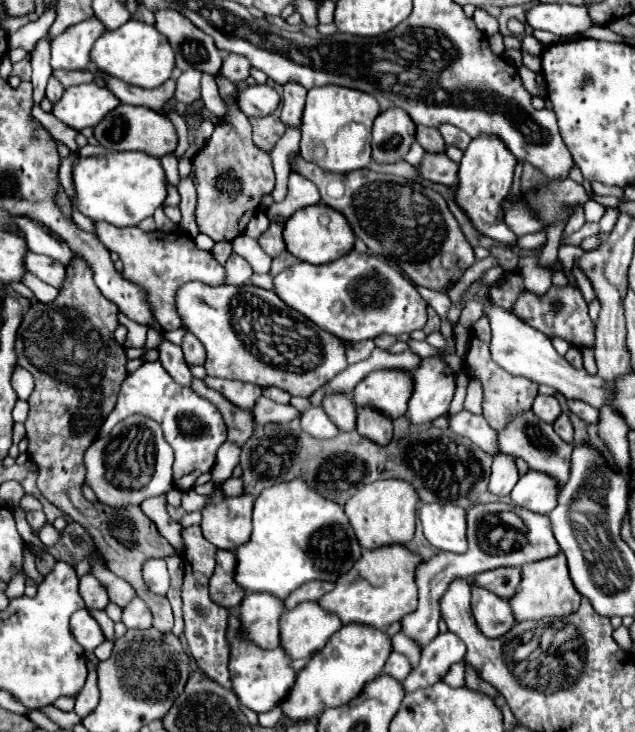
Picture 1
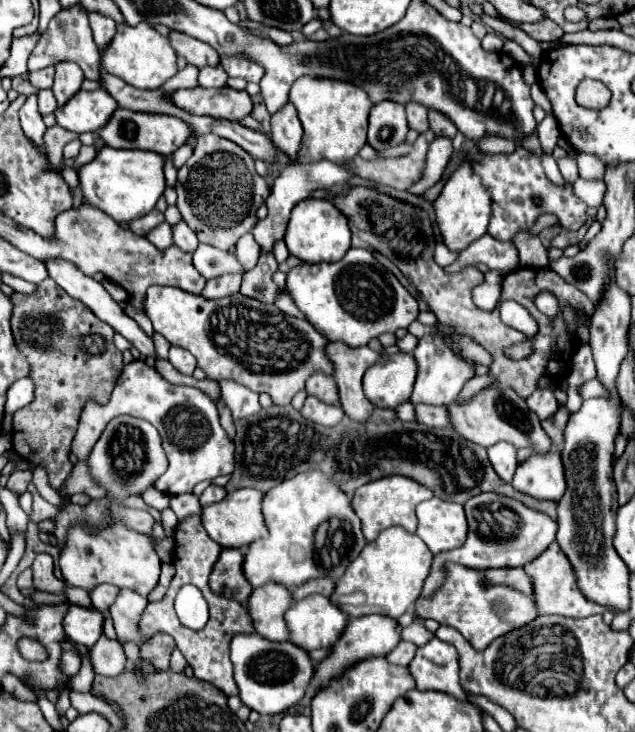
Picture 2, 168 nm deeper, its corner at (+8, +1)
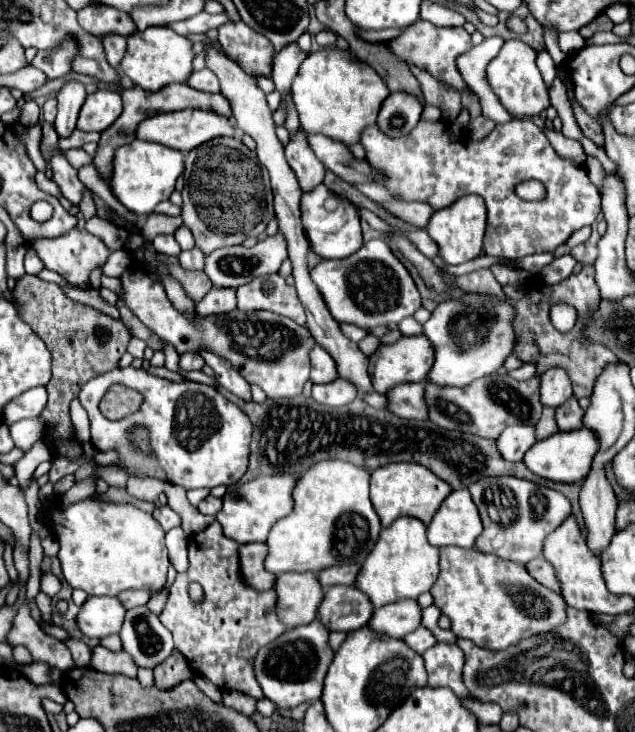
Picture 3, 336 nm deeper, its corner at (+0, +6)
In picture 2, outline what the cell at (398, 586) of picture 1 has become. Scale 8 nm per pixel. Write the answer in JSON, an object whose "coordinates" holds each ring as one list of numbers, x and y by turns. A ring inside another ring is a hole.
{"coordinates":[[388,527,372,543,366,543,364,551,348,565,344,577,336,581,330,601,350,617,378,613,396,619,412,609,422,583,428,577,430,563,432,553,418,535,406,533,402,527]]}

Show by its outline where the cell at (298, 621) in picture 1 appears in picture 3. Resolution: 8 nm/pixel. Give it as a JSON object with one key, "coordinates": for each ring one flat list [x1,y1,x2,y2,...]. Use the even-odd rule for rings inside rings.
{"coordinates":[[330,586,318,608,318,620,330,632,352,632,370,622,374,614,370,598,356,586]]}

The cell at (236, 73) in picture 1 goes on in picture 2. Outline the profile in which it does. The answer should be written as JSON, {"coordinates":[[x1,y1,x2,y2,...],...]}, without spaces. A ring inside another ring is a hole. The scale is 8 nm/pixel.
{"coordinates":[[220,63,216,67,204,67,200,69,200,87,224,87,228,79,228,73,224,71,224,67,220,67]]}

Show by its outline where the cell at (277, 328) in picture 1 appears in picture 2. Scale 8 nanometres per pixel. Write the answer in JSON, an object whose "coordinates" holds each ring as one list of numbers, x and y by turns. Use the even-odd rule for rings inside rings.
{"coordinates":[[150,287,144,303,154,331,164,335,172,345,188,349,208,379,236,381,256,393,270,393,276,405,288,405,292,397,304,389,312,371,332,375,332,361,326,355,328,339,320,335,308,321,280,311,276,305,256,303,246,295,228,295,224,299,202,299,188,295,178,287],[211,329,230,331,232,339,214,343]]}

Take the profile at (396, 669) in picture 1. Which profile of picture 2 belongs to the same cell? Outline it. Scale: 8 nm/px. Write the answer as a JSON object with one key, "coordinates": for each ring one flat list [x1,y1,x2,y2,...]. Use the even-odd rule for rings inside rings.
{"coordinates":[[400,641,400,643,396,645,396,649,392,649,392,651,386,655,386,659,388,659,388,663,392,663,392,665,408,665,408,663,412,661,414,653,416,653,416,647,414,647,412,643]]}

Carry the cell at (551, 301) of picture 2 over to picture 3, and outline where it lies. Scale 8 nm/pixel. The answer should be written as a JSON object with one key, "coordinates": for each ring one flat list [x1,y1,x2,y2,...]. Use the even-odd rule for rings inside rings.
{"coordinates":[[567,304,554,305,550,309,550,320,557,330,568,332,576,324,576,310]]}

